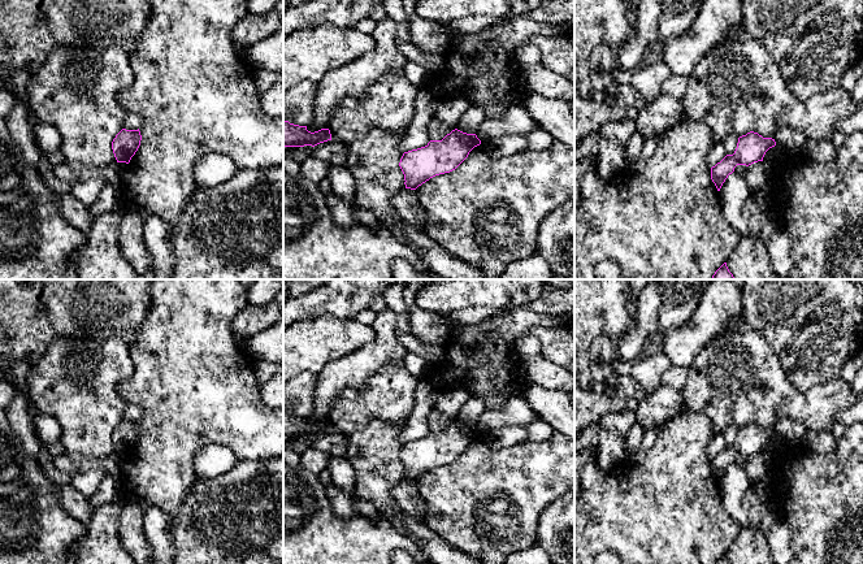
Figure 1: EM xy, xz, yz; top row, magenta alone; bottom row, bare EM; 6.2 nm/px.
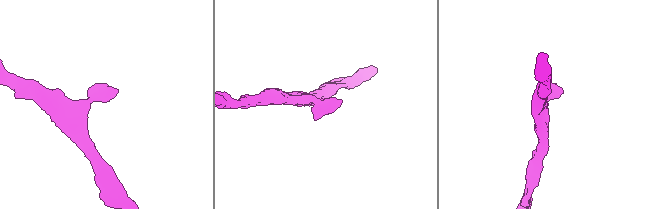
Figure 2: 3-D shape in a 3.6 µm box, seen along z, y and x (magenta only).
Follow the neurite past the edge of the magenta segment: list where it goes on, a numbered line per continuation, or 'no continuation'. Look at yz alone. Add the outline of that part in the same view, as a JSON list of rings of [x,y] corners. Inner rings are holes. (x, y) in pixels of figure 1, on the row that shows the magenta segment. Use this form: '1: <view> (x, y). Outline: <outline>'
no continuation

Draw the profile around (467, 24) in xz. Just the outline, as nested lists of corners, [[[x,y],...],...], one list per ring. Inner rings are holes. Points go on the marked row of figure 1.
[[[481,16],[481,17],[463,17],[460,19],[455,19],[448,23],[455,30],[463,32],[478,32],[490,27],[498,22],[502,22],[504,18],[491,17],[491,16]]]

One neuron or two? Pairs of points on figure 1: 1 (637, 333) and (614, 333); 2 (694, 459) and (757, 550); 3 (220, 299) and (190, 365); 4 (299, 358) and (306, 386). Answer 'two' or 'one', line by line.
1: two
2: two
3: one
4: two

